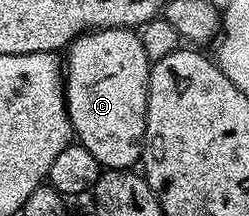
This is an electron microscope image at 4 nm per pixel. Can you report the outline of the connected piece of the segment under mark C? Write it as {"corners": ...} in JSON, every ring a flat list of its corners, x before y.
{"corners":[[133,28,86,32,65,49,64,83,70,124,77,143,83,144,103,169,133,169,142,159,151,63,144,54,144,42]]}

